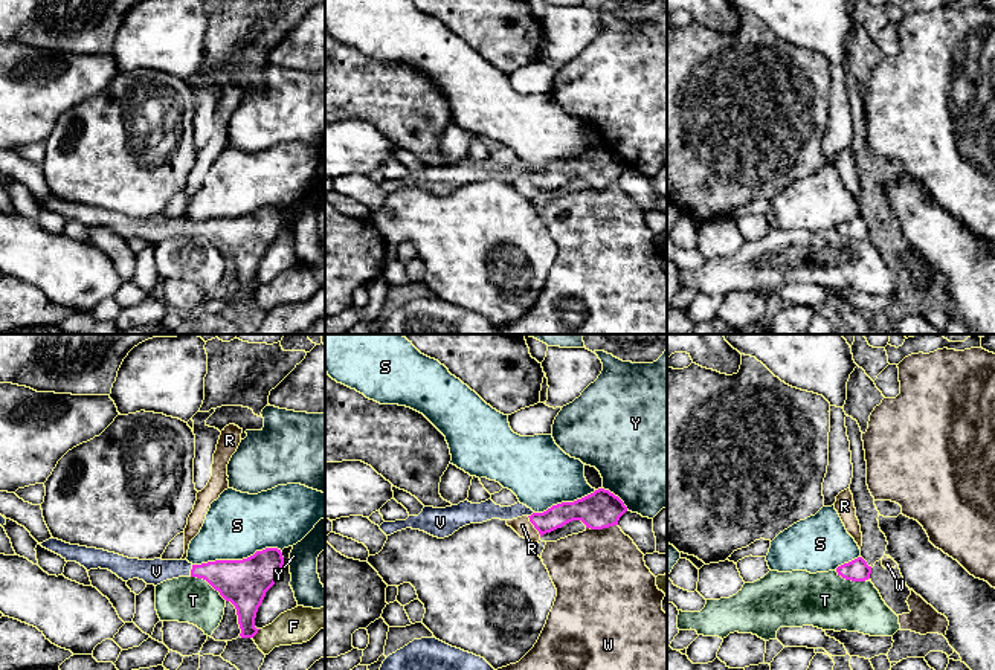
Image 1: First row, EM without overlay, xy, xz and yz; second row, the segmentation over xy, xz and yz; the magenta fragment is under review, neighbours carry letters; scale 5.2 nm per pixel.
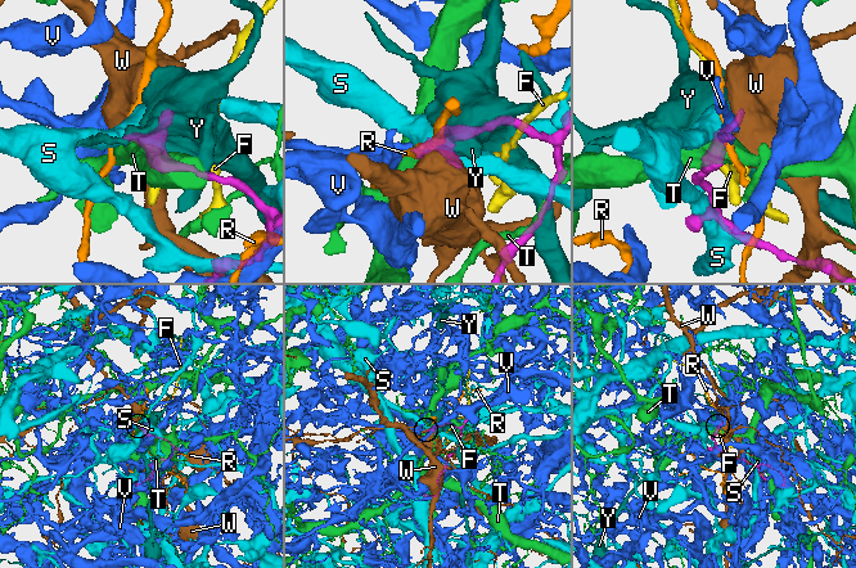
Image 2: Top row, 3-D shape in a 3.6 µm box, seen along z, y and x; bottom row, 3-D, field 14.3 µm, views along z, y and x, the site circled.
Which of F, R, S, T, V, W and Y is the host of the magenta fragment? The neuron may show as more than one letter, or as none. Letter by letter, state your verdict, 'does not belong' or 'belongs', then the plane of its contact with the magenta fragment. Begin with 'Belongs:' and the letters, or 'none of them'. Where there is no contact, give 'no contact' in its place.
Belongs: V
F: does not belong; meets magenta in xy
R: does not belong; meets magenta in xz
S: does not belong; meets magenta in xy
T: does not belong; meets magenta in xy
V: belongs; meets magenta in xy
W: does not belong; meets magenta in xz
Y: does not belong; meets magenta in xz

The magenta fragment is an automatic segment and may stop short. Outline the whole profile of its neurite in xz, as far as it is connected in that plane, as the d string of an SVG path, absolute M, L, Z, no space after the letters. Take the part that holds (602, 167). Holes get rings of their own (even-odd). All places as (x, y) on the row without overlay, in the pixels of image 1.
M598 147L574 160L552 163L543 171L534 171L520 160L511 165L501 165L491 157L481 162L464 159L446 166L424 165L418 174L409 174L406 179L383 180L380 188L386 194L391 194L397 189L412 186L444 197L470 182L482 182L491 177L513 179L528 174L542 195L572 179L581 179L591 188L609 186L618 183L620 176L626 169L627 165L618 154L609 148Z

